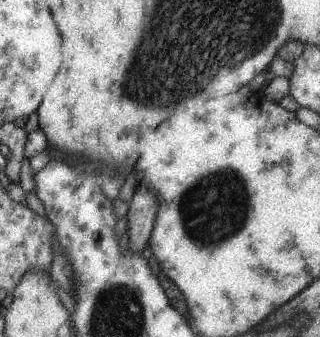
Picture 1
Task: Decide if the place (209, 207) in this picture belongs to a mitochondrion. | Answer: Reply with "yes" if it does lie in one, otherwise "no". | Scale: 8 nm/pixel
yes

